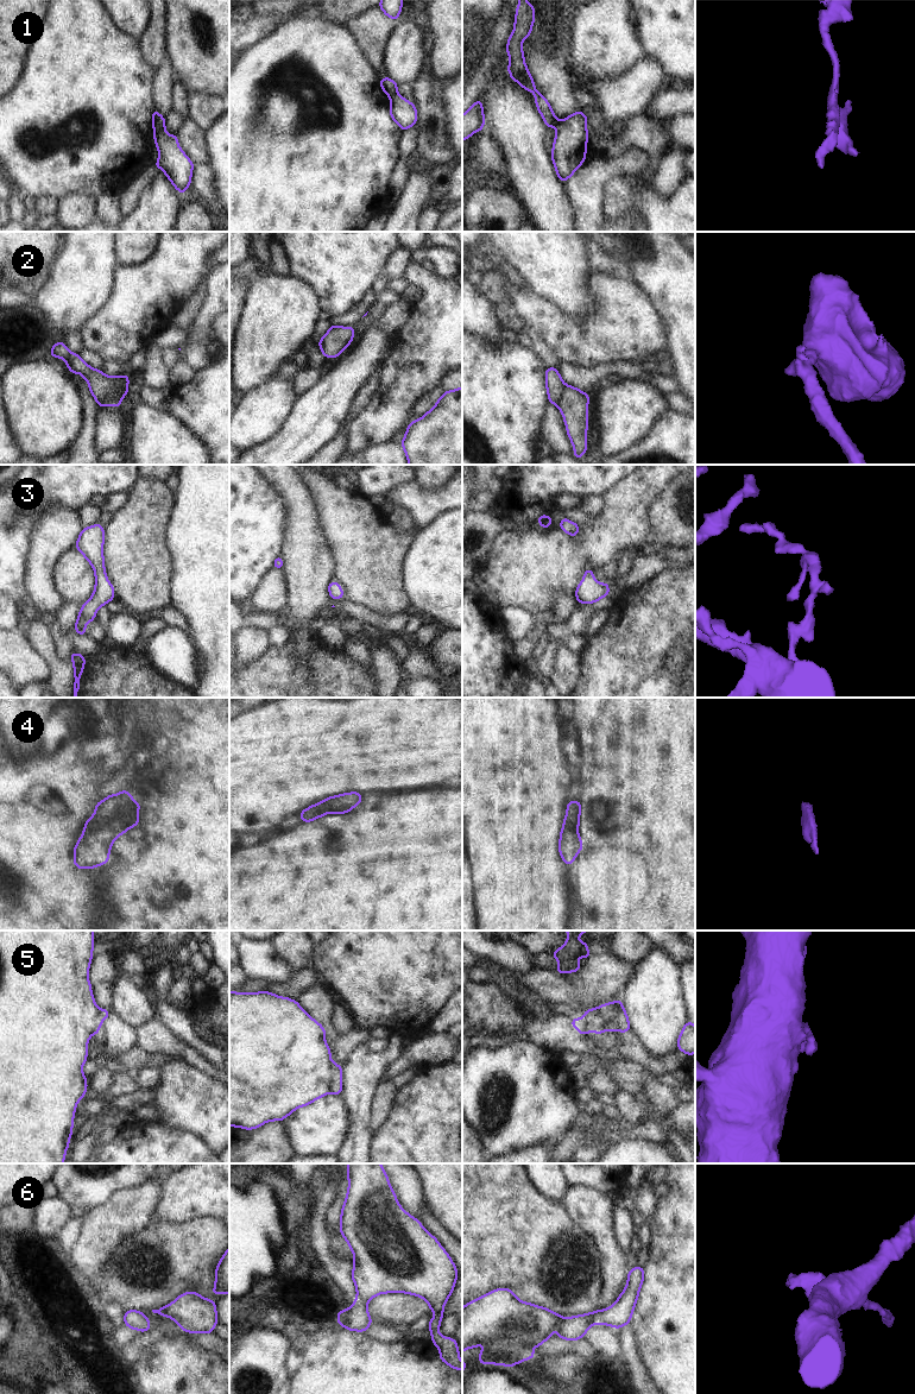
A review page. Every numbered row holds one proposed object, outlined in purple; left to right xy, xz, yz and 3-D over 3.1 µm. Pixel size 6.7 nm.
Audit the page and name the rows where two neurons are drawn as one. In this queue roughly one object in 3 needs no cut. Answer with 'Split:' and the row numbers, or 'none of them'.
Split: 1, 2, 4, 5

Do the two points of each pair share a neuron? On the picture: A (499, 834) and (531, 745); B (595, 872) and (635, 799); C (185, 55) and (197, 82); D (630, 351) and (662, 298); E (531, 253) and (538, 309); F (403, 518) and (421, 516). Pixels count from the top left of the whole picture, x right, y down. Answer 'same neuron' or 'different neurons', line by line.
A: same neuron
B: same neuron
C: same neuron
D: different neurons
E: different neurons
F: different neurons

